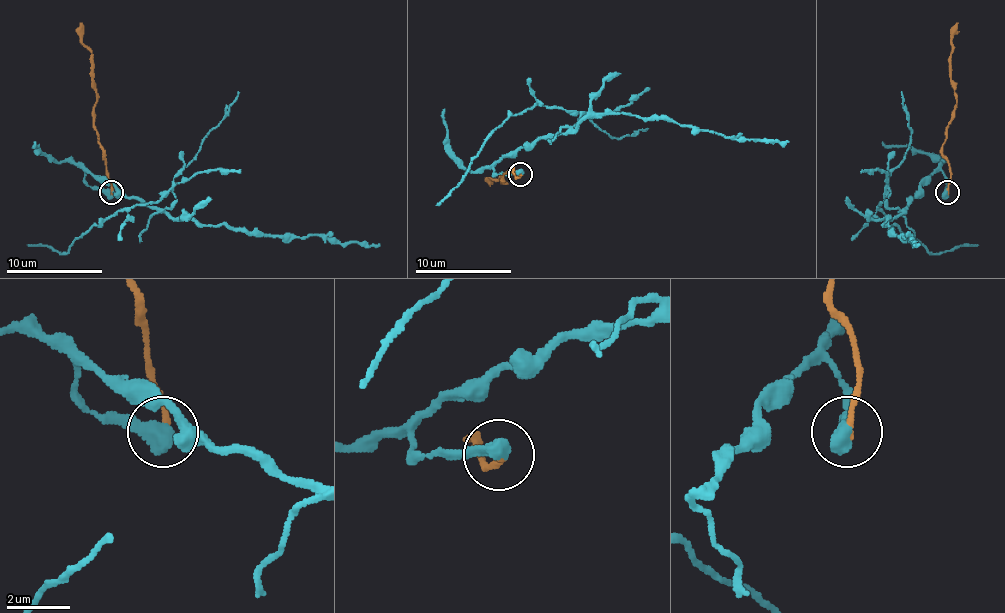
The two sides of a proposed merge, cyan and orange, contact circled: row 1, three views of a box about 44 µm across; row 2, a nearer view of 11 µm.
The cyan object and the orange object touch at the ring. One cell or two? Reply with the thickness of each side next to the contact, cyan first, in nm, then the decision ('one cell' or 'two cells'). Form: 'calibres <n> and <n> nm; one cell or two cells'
calibres 600 and 170 nm; two cells

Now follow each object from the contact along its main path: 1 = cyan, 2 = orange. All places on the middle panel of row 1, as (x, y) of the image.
1: (520, 174), (496, 174), (494, 165), (537, 139), (559, 134), (583, 115), (532, 105), (511, 115), (436, 206)
2: (520, 174), (515, 177), (513, 170), (506, 172), (506, 184), (501, 177), (492, 179), (489, 184)

